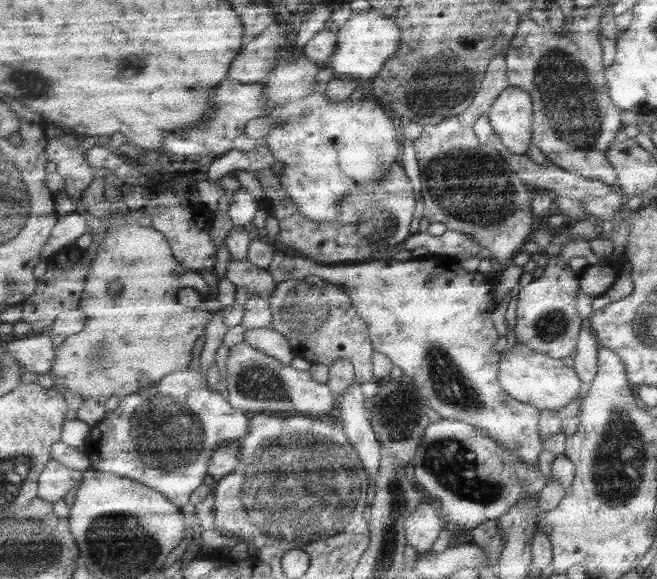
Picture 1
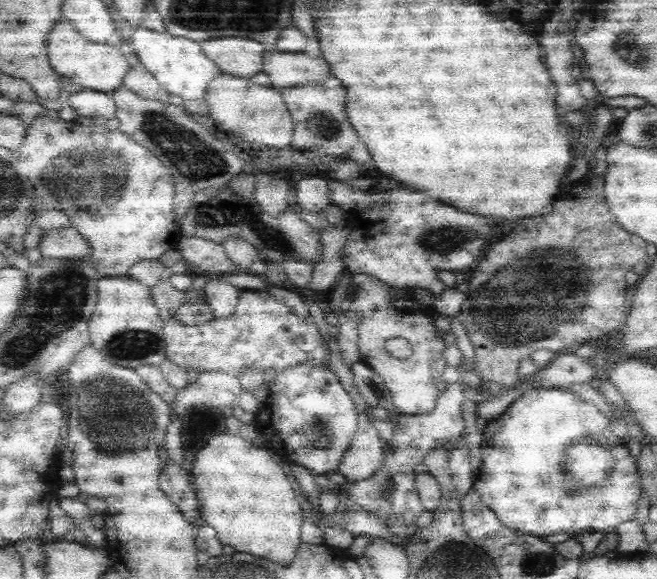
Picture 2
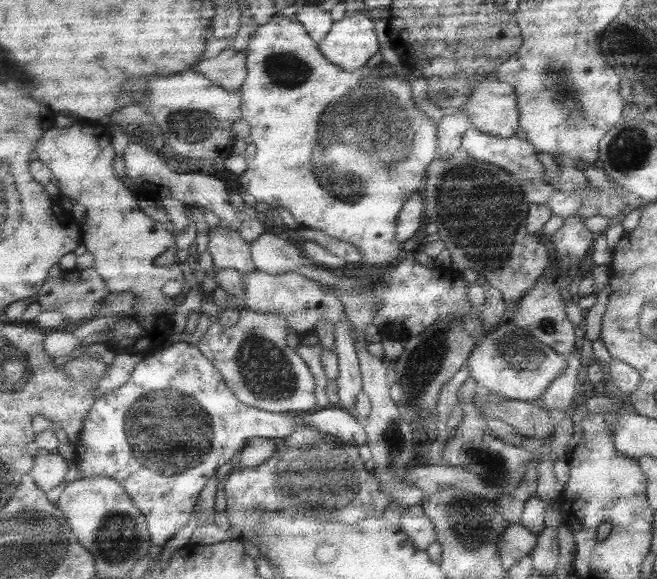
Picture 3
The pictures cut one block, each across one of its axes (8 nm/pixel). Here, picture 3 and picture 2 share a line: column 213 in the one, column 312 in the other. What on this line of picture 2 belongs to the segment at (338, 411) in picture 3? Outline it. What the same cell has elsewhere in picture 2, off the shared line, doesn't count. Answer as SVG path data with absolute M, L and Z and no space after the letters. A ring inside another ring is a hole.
M326 362L295 363L286 370L276 373L275 379L269 384L268 398L256 410L255 428L258 434L270 444L270 450L278 450L280 456L288 458L290 466L304 468L317 480L322 480L330 472L339 472L342 457L356 434L358 428L358 413L353 400L348 397L346 390L336 374Z

